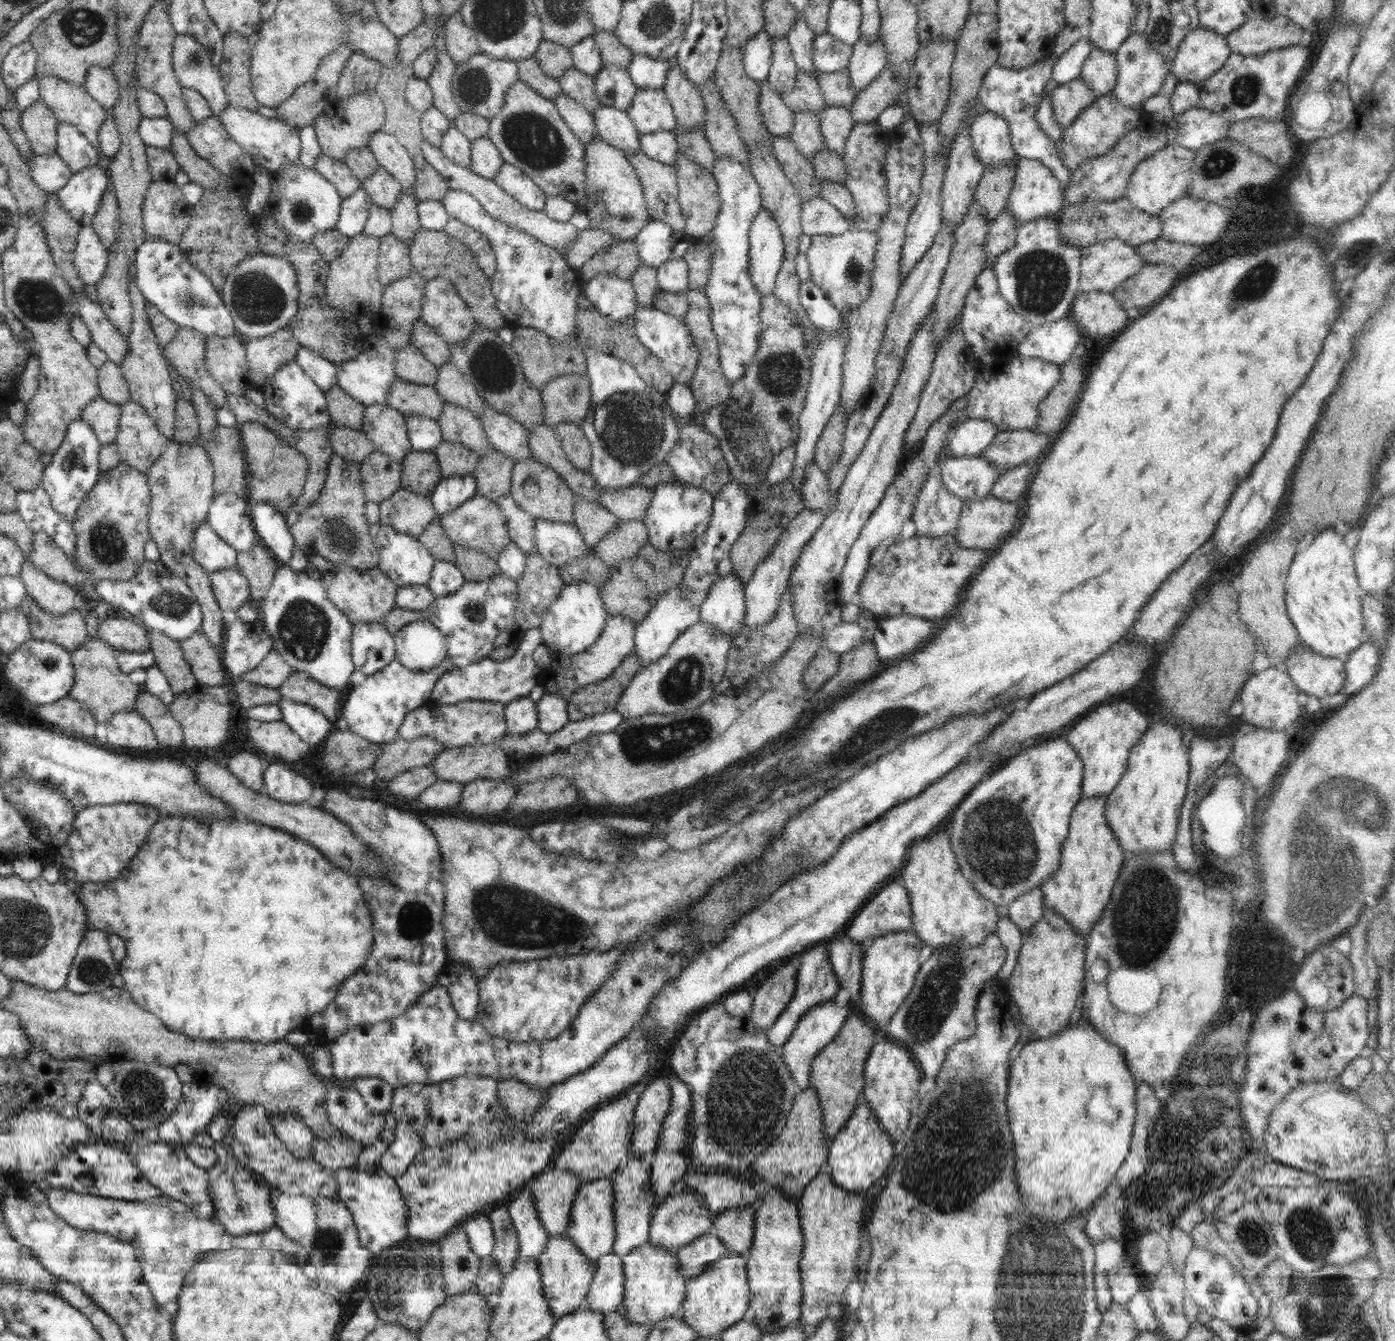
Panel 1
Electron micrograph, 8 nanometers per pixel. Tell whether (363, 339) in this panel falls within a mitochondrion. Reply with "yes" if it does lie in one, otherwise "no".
no

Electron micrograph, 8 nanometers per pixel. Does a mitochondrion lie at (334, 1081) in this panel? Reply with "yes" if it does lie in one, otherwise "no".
no

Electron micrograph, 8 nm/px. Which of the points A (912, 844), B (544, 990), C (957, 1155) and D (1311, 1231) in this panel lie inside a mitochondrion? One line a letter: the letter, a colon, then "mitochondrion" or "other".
A: other
B: other
C: mitochondrion
D: mitochondrion

